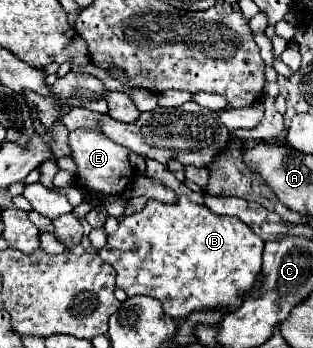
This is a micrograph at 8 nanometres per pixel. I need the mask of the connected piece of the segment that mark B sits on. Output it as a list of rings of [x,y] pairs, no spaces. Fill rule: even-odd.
[[[180,196],[178,204],[162,204],[156,200],[148,200],[142,212],[122,218],[118,230],[114,234],[108,234],[108,242],[102,250],[98,250],[98,254],[100,258],[112,264],[112,268],[116,270],[116,284],[124,288],[128,296],[152,296],[162,302],[164,314],[174,320],[180,320],[194,310],[216,306],[226,306],[228,310],[238,308],[242,302],[238,294],[252,288],[256,276],[260,274],[262,248],[262,238],[258,238],[244,222],[238,222],[238,218],[218,216],[206,206],[190,202],[188,196]]]

